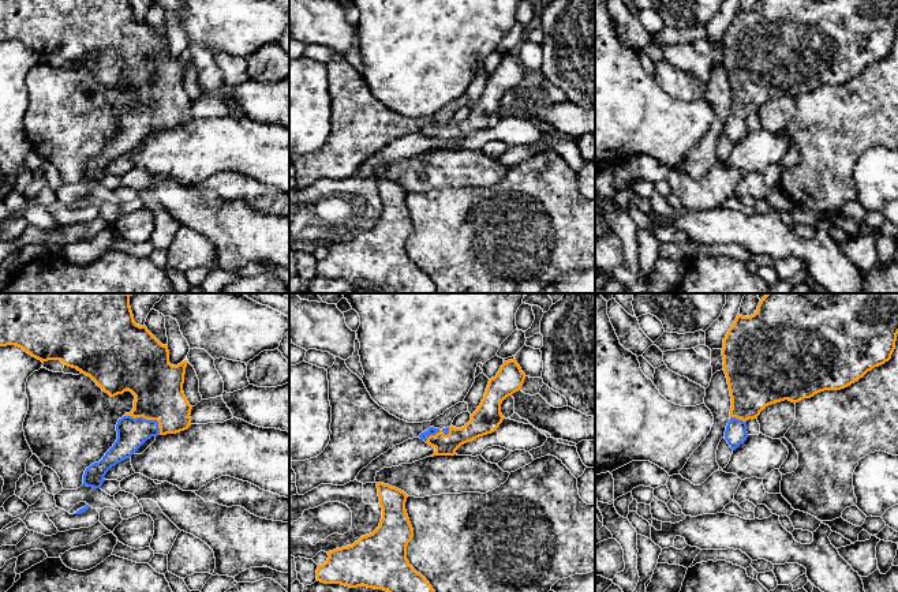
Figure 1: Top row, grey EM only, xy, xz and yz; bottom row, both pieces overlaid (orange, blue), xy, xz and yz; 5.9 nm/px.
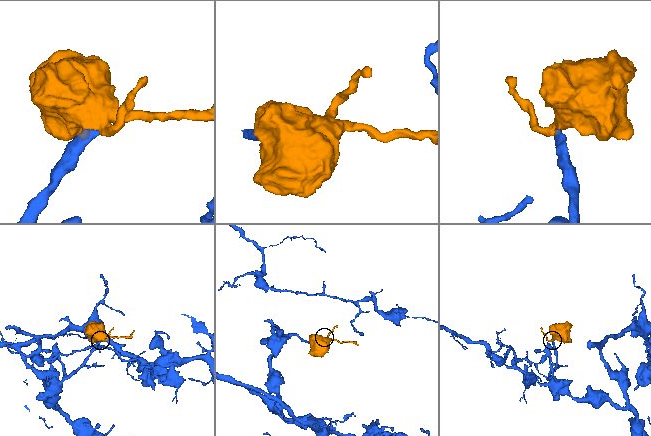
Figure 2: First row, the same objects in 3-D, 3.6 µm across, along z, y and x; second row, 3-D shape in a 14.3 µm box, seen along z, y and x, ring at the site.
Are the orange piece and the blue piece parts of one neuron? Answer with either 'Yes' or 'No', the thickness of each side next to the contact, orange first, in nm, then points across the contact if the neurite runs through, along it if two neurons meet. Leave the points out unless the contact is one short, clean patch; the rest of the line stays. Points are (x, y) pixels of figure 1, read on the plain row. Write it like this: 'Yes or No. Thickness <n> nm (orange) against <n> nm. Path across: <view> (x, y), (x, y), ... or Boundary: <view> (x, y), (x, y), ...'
Yes. Thickness 300 nm (orange) against 180 nm. Path across: xy (157, 79), (157, 104), (148, 113), (133, 127)

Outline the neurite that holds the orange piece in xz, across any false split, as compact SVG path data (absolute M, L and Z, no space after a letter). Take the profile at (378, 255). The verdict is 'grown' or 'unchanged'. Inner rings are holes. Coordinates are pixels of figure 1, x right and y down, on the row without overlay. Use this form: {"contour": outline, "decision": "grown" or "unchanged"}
{"contour": "M377 177L382 213L379 221L370 229L362 231L352 240L329 246L328 255L318 259L317 276L341 278L349 282L367 281L388 285L393 293L435 293L430 277L418 267L407 254L407 240L414 232L405 196L408 190L389 179Z", "decision": "unchanged"}

